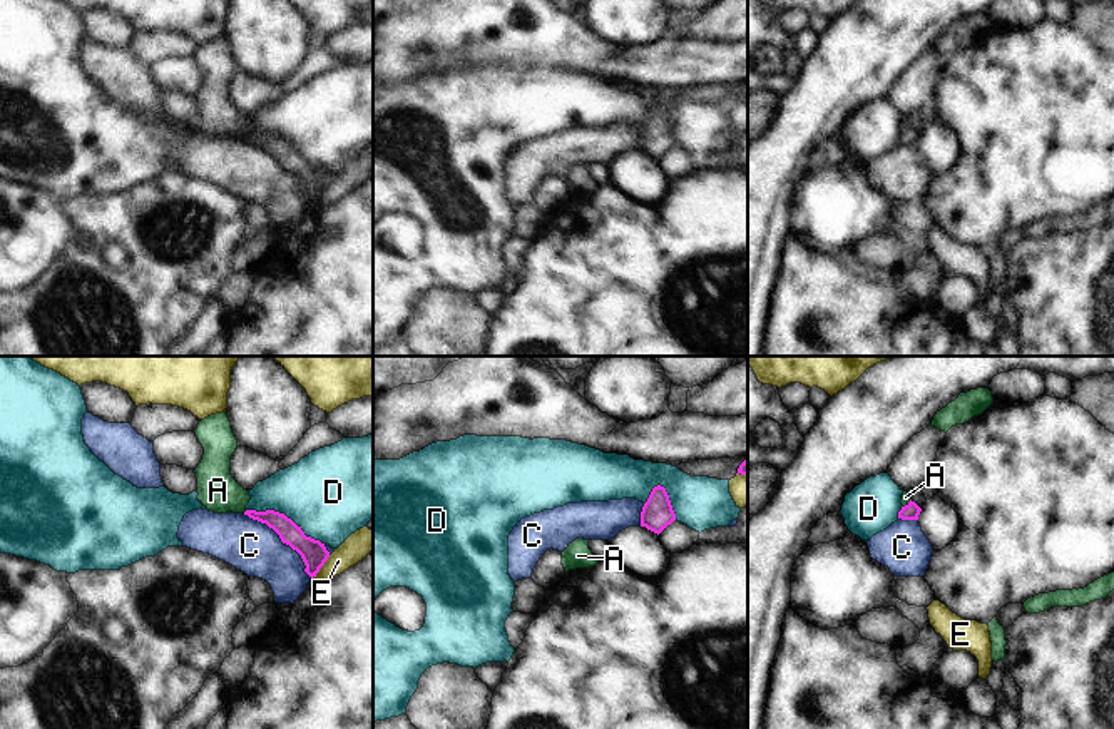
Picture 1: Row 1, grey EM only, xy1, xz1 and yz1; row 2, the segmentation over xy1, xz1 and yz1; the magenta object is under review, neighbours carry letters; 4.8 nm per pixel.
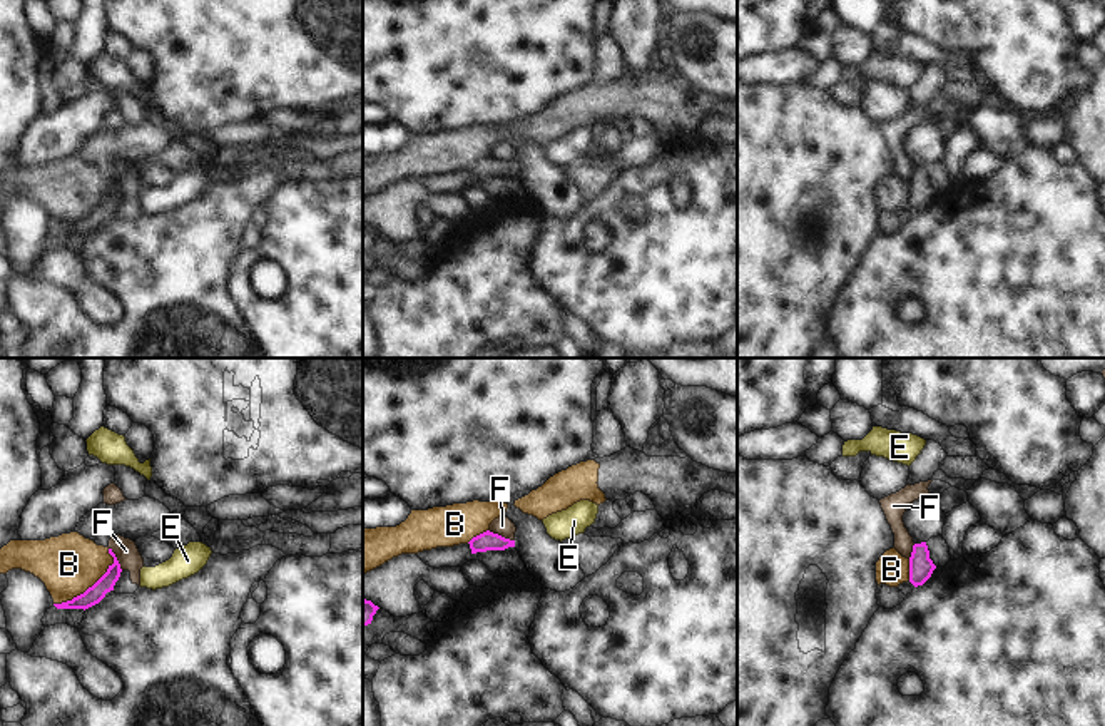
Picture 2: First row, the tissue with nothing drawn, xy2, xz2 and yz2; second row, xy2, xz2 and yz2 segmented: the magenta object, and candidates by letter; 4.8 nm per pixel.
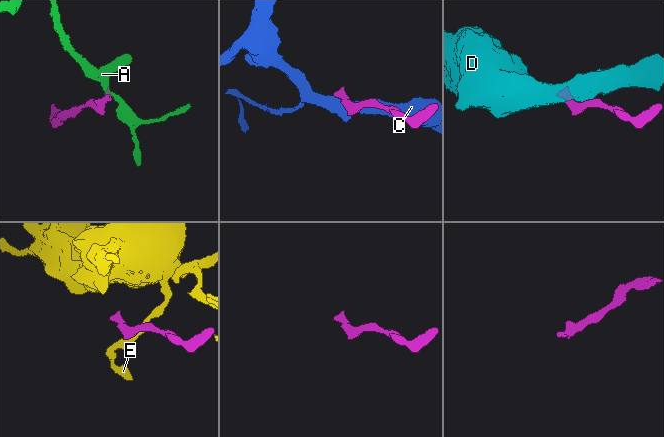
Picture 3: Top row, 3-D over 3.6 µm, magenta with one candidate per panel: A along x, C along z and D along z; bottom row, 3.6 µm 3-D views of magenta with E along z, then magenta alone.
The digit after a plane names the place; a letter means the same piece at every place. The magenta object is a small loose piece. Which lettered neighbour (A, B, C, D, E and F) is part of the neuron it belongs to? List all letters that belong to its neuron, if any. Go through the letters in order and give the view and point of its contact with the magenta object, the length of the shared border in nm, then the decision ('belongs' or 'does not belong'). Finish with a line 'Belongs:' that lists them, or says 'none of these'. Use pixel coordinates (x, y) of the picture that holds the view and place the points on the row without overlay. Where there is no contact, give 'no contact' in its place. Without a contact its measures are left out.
A: contact yz1 (909, 129); length 60 nm; belongs
B: contact xy2 (92, 211); length 380 nm; does not belong
C: contact xy1 (281, 166); length 460 nm; does not belong
D: contact xy1 (283, 139); length 420 nm; does not belong
E: contact xy1 (321, 191); length 150 nm; does not belong
F: contact xz2 (500, 161); length 140 nm; does not belong
Belongs: A

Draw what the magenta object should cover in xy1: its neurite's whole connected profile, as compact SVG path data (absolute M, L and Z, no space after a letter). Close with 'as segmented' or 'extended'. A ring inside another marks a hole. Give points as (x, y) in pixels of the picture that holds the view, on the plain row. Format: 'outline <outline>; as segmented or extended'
outline M246 135L244 140L261 149L266 149L279 161L283 169L296 176L306 191L304 197L311 204L316 202L319 194L328 186L330 177L326 176L324 169L311 162L306 162L301 152L298 152L284 139L274 135L266 135L266 137Z; as segmented

